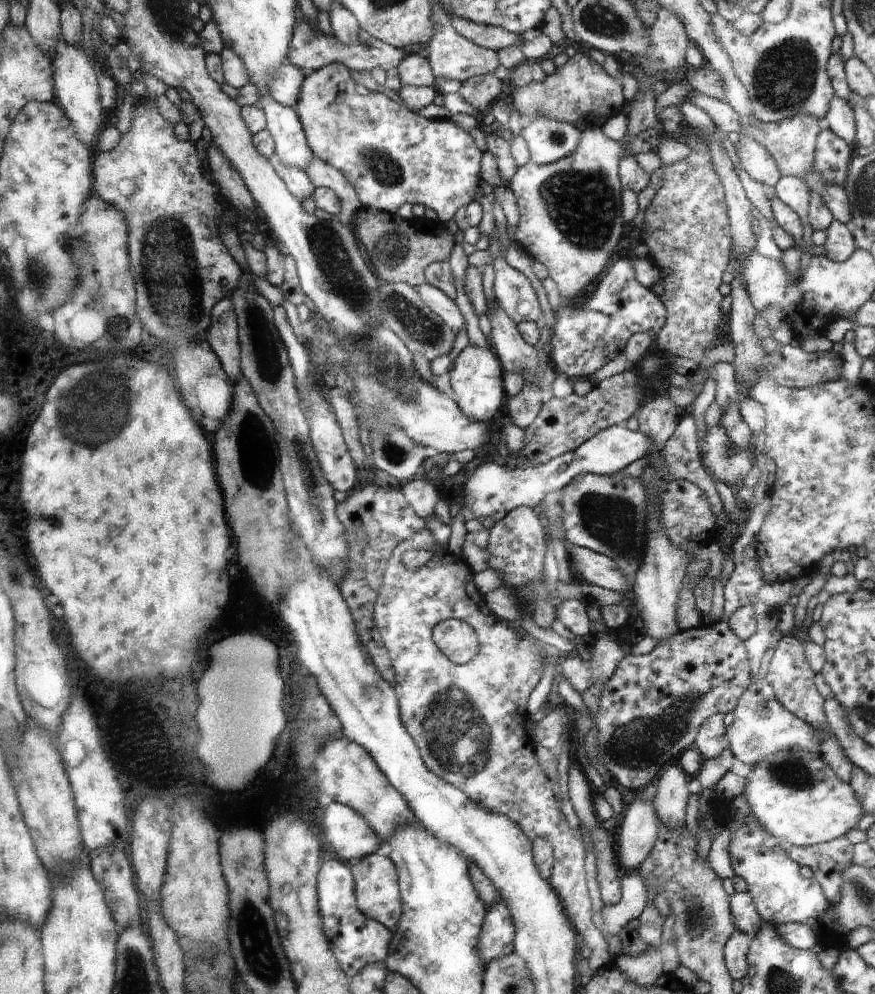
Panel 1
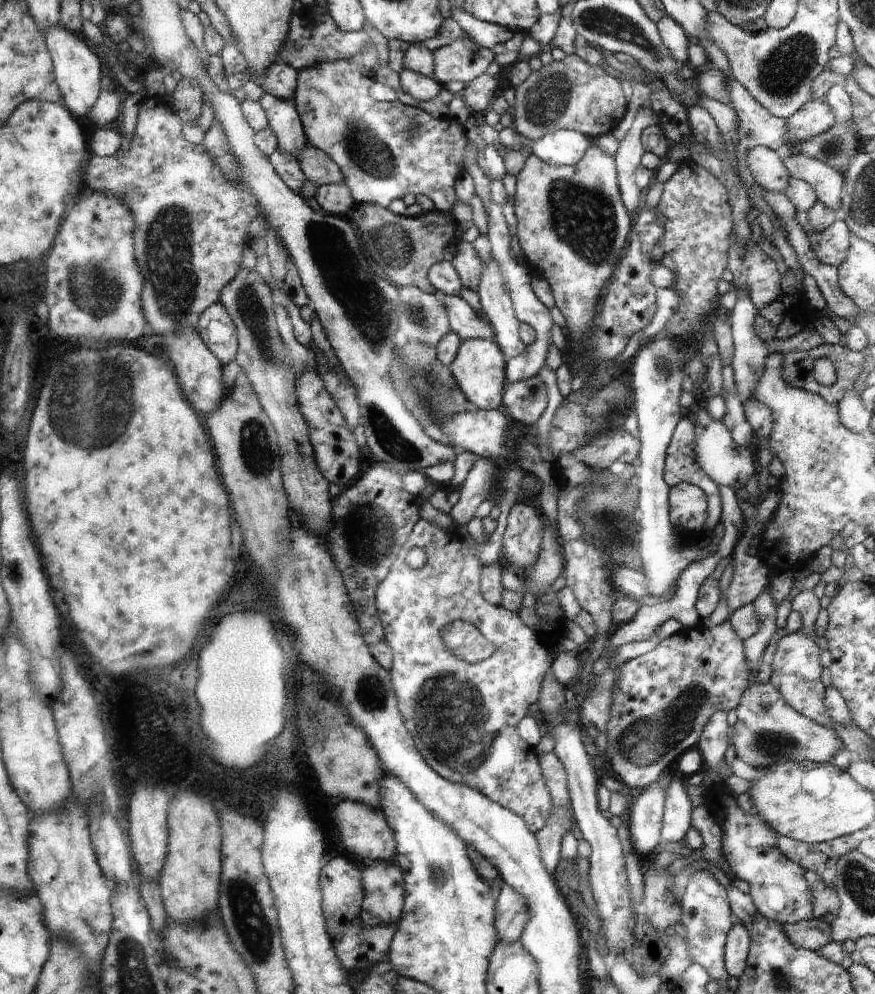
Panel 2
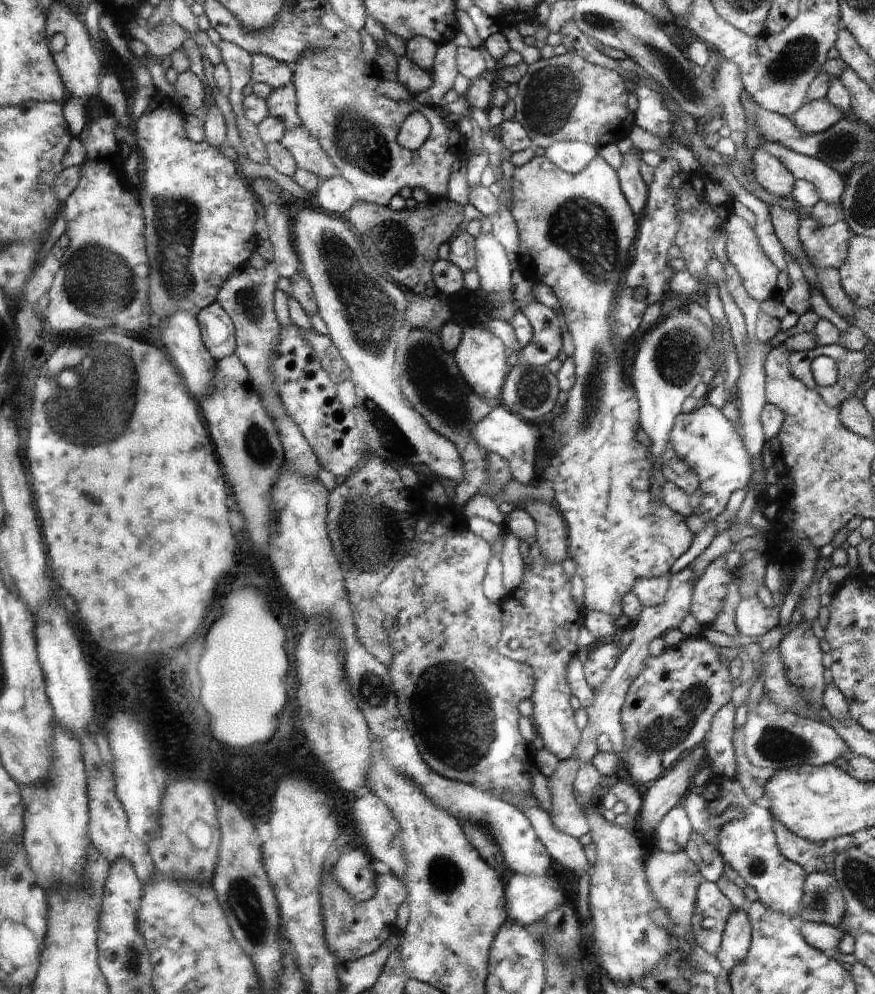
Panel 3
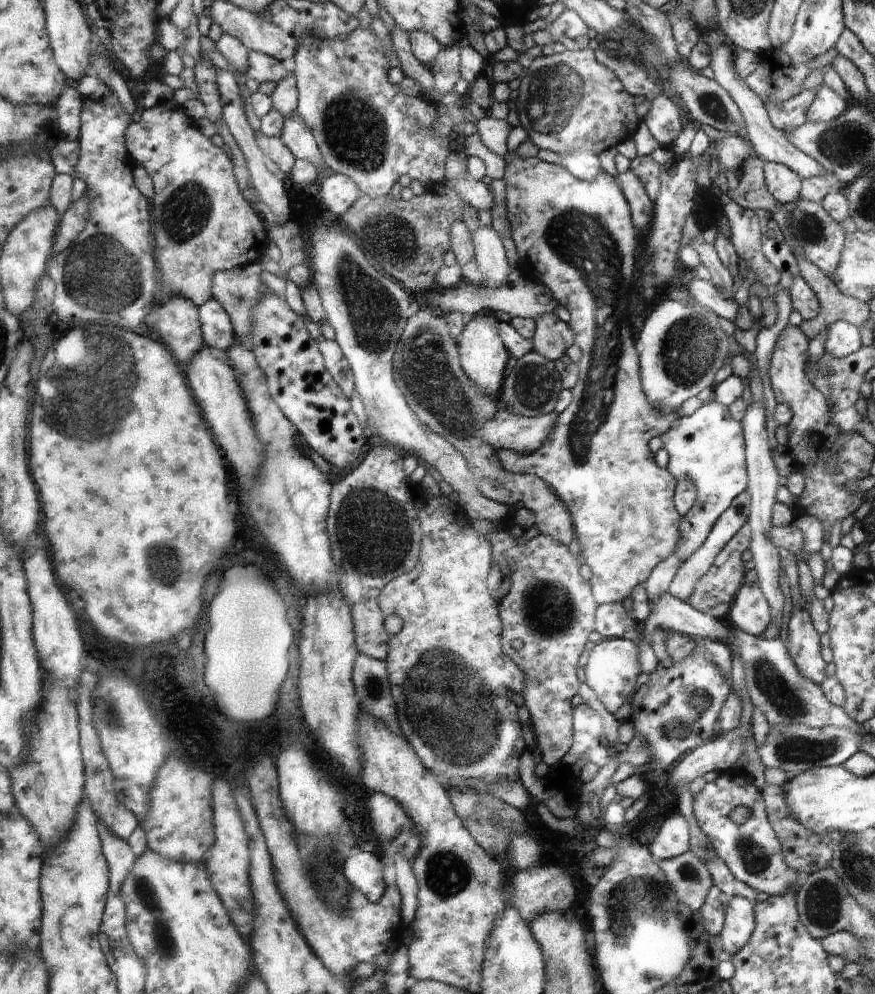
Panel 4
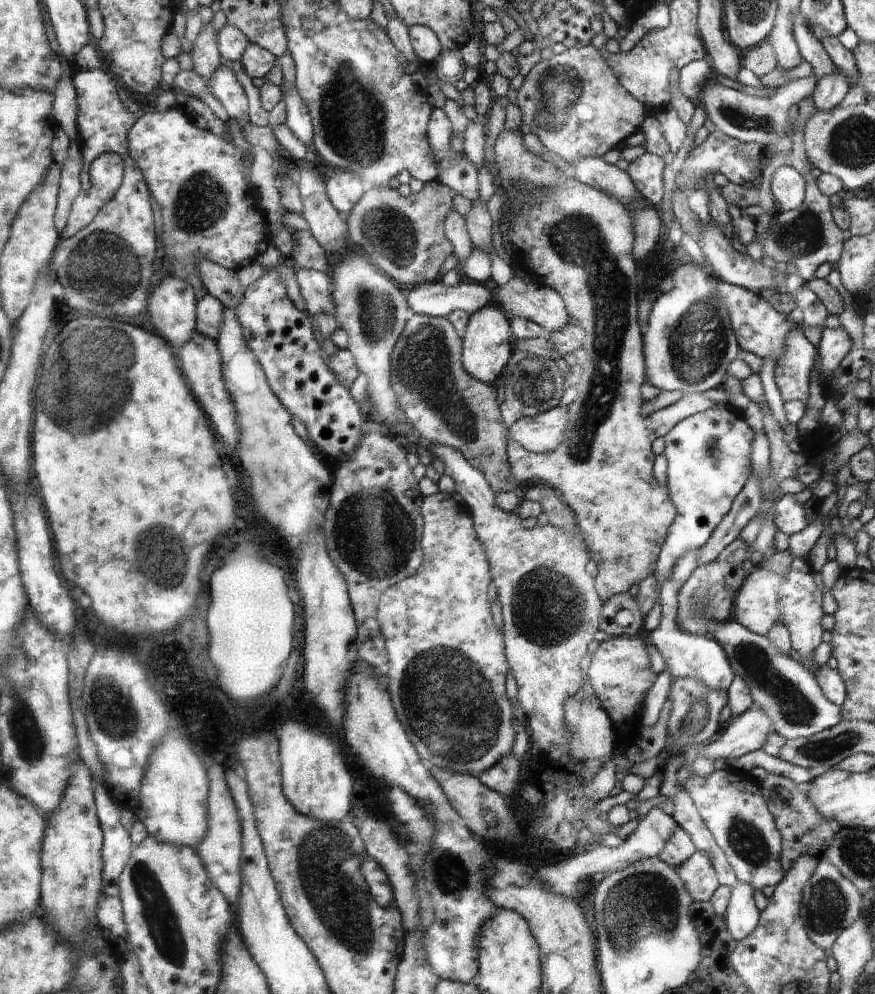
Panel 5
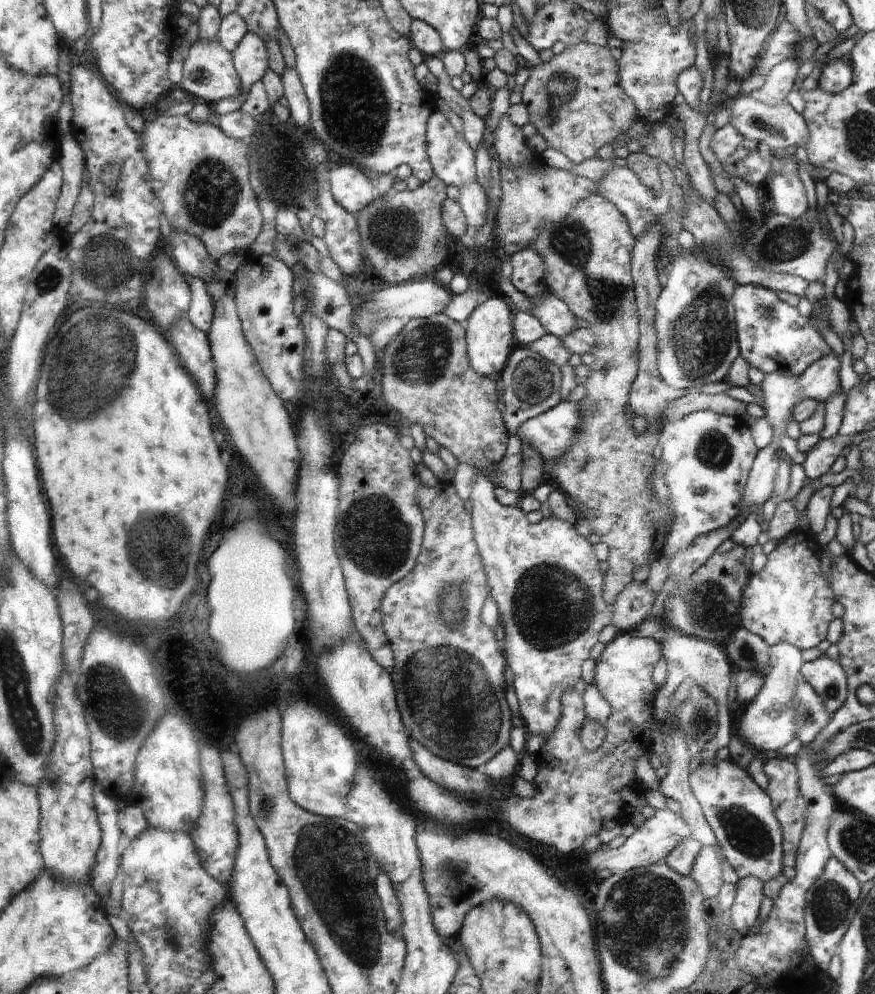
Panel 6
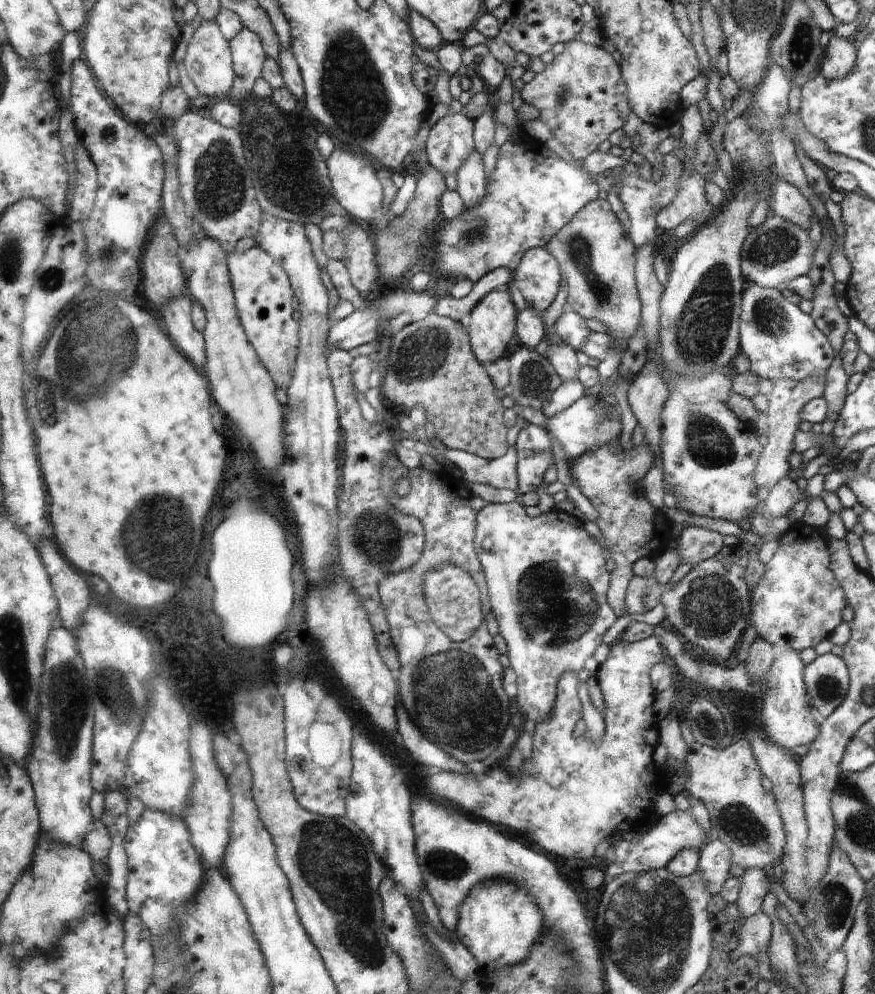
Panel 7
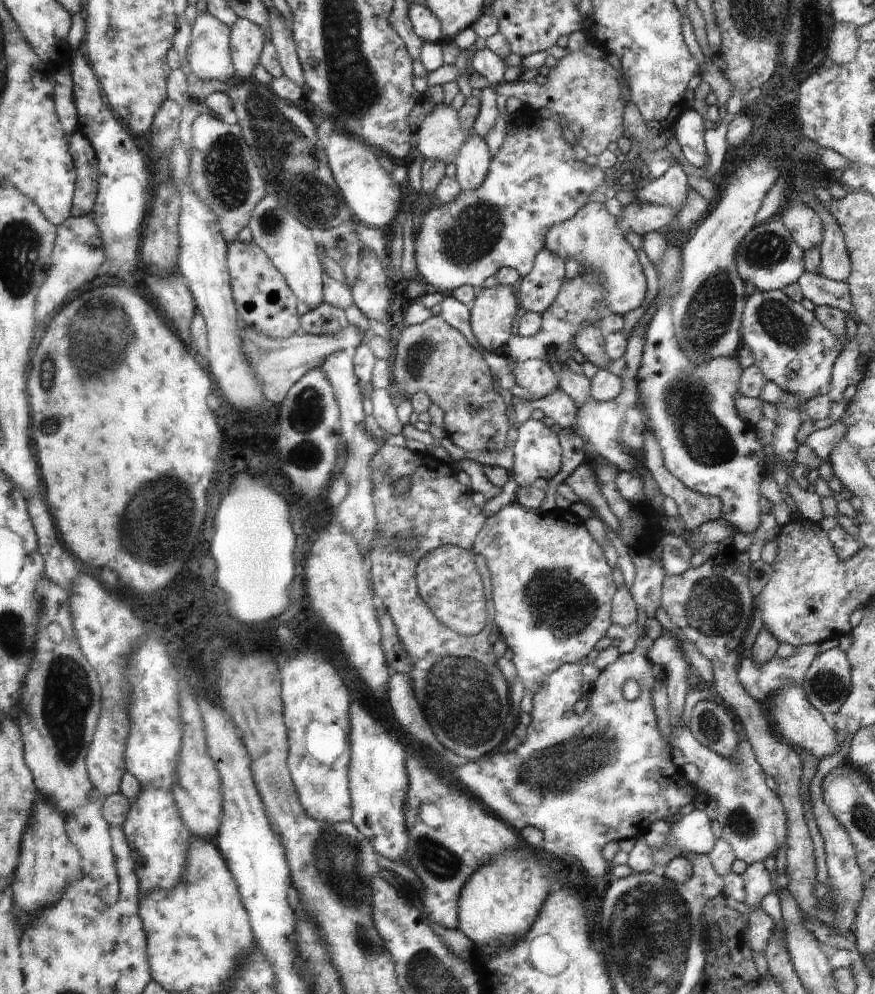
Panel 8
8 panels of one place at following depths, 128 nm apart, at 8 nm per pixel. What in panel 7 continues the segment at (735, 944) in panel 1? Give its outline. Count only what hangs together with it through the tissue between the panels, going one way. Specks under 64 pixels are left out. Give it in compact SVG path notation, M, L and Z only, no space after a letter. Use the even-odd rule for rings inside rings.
M760 868L746 869L740 877L737 906L744 918L761 912L764 897L770 890L770 877Z

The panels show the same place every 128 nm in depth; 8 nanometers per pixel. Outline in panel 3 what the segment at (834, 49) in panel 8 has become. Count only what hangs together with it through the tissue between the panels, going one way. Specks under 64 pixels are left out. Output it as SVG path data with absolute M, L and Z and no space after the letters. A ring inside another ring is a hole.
M825 97L806 102L790 119L802 134L817 134L828 130L846 115Z

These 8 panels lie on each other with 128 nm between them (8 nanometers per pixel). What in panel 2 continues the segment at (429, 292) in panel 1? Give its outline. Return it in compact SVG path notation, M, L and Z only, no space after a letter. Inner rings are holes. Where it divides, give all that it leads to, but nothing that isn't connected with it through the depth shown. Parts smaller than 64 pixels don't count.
M438 291L436 296L445 307L449 321L449 330L453 331L462 341L469 339L493 339L492 328L484 320L484 316L478 316L478 314L474 313L461 297L440 294Z

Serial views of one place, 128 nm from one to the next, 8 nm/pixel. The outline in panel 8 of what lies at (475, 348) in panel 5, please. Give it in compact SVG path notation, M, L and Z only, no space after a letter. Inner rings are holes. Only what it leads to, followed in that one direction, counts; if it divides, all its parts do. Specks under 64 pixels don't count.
M498 284L481 288L471 306L470 324L474 338L488 354L506 346L512 337L512 322L518 310L518 300L508 286Z

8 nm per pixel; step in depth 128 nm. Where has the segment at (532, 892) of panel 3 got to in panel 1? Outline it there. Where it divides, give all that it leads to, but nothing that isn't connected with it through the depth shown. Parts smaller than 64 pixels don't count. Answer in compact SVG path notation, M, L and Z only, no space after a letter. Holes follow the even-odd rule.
M503 902L488 908L480 934L480 942L478 942L478 950L487 967L492 960L513 953L515 934L513 918L509 914L509 908Z

